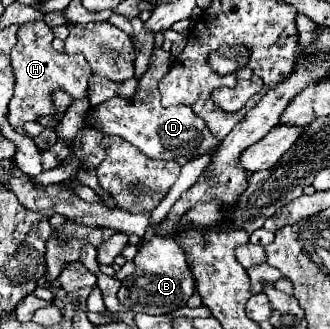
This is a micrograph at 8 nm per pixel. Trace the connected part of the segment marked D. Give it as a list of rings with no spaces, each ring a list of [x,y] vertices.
[[[157,33],[151,67],[139,79],[137,93],[131,99],[111,97],[109,101],[97,105],[97,113],[91,123],[93,127],[101,129],[105,135],[119,135],[127,139],[131,145],[135,145],[139,151],[143,151],[151,159],[173,159],[185,165],[187,161],[199,155],[207,155],[211,149],[219,145],[219,141],[217,137],[213,137],[207,123],[193,111],[193,107],[187,107],[187,105],[161,107],[159,89],[157,89],[157,73],[167,73],[171,65],[169,63],[171,55],[161,49],[161,43],[163,43],[163,35]]]

